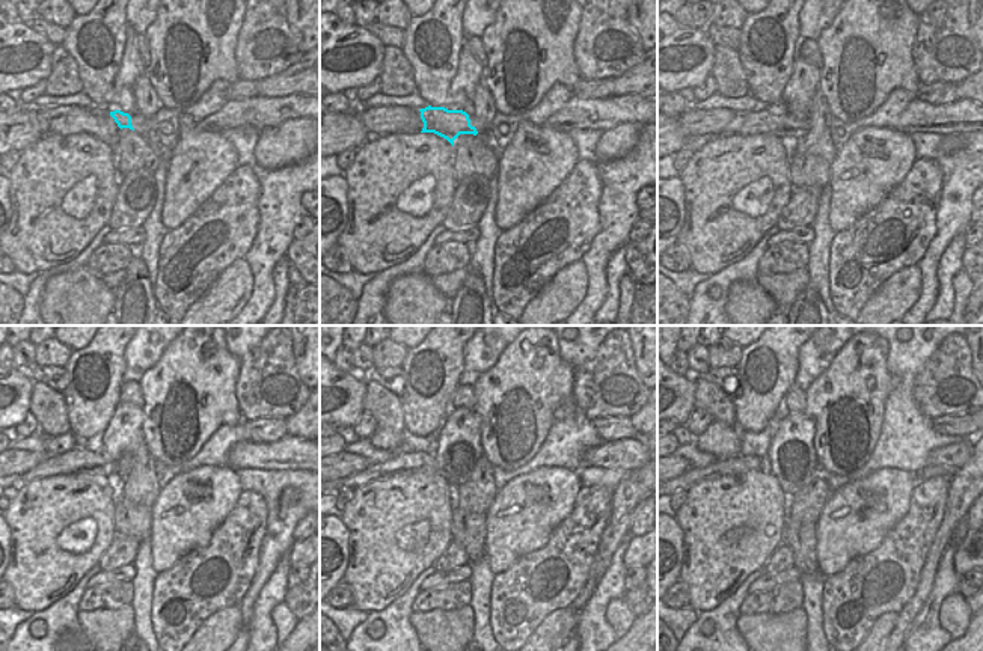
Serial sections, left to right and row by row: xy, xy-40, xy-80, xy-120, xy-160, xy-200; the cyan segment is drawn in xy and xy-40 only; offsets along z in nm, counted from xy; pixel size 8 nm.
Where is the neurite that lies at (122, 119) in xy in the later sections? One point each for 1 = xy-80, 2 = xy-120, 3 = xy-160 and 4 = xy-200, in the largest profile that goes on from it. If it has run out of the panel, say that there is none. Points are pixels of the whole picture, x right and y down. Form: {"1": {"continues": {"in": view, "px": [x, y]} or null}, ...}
{"1": {"continues": {"in": "xy-80", "px": [775, 119]}}, "2": {"continues": {"in": "xy-120", "px": [82, 460]}}, "3": {"continues": {"in": "xy-160", "px": [403, 463]}}, "4": {"continues": {"in": "xy-200", "px": [738, 464]}}}

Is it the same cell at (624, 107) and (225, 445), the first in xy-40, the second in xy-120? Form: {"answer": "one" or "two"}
{"answer": "two"}

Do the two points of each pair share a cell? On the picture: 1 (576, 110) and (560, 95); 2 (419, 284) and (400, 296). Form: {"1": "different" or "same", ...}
{"1": "different", "2": "same"}

